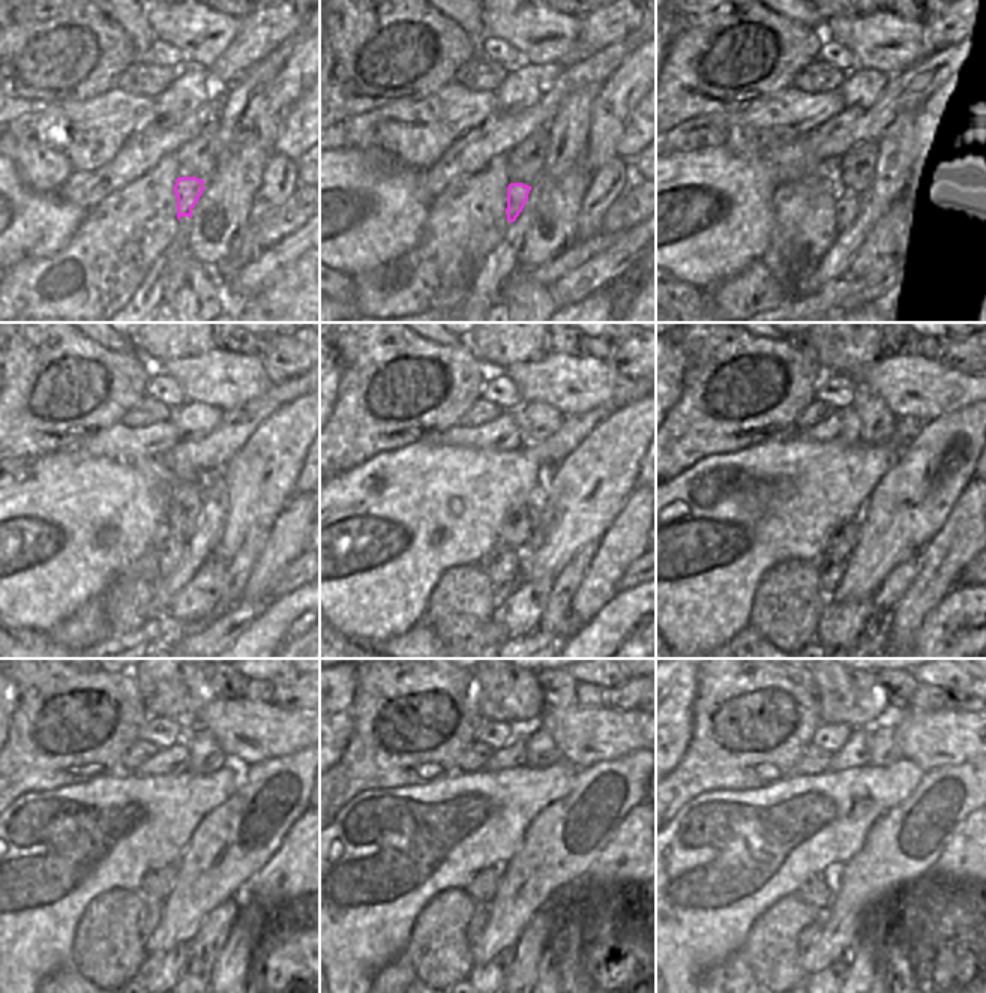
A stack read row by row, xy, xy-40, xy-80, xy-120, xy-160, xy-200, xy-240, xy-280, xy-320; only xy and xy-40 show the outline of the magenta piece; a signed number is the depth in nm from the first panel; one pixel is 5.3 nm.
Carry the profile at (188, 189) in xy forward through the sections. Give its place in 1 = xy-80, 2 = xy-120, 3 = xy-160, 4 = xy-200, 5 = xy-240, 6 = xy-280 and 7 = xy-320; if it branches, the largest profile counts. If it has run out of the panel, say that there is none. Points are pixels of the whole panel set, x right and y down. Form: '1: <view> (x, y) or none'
1: xy-80 (847, 206)
2: xy-120 (170, 552)
3: xy-160 (502, 566)
4: xy-200 (830, 573)
5: xy-240 (152, 911)
6: xy-280 (477, 921)
7: xy-320 (812, 930)

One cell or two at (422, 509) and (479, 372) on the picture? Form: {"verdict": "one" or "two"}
{"verdict": "two"}

